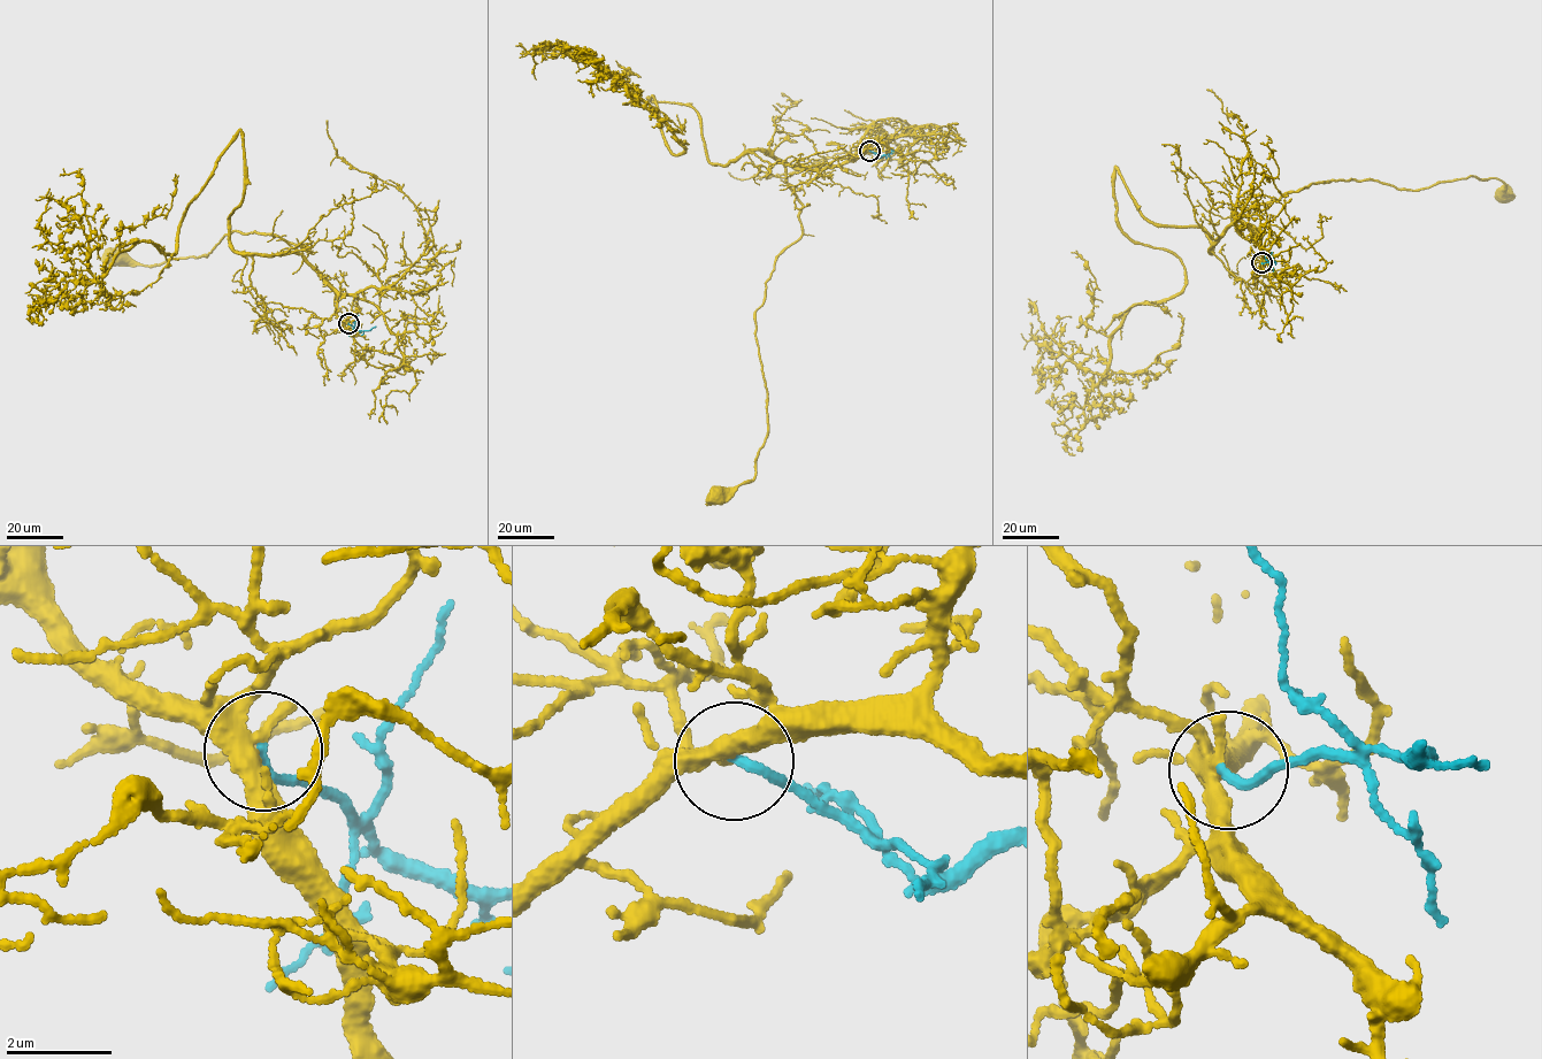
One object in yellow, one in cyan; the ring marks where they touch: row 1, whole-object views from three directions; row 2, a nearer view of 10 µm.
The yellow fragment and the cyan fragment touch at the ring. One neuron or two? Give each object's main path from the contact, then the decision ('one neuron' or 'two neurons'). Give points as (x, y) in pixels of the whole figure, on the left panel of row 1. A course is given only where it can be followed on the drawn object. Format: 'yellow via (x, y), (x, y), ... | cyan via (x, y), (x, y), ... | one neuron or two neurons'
yellow via (348, 323), (337, 293), (296, 251), (304, 245), (274, 235), (234, 231), (206, 256), (152, 265), (112, 256) | cyan via (348, 323), (359, 331), (376, 325) | one neuron

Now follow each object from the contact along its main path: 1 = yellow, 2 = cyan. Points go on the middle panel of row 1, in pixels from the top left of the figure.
1: (869, 151), (785, 167), (802, 236), (777, 258), (754, 313), (768, 430), (756, 476), (714, 497)
2: (869, 151), (881, 158), (894, 151)

